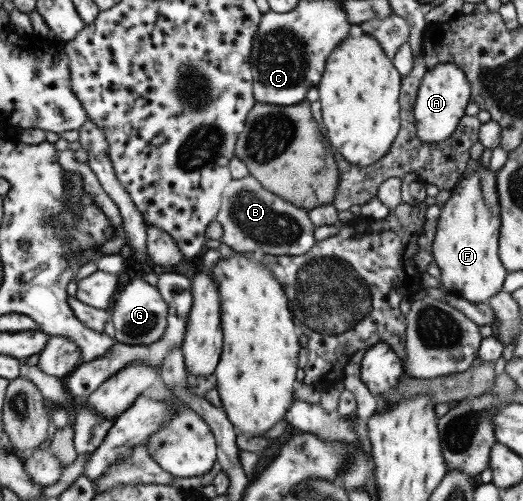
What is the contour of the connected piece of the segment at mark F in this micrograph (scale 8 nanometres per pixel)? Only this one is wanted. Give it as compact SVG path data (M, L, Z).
M477 166L467 176L457 179L450 189L451 196L442 205L439 219L431 244L431 256L441 272L440 285L459 295L459 297L473 303L488 302L491 296L502 290L502 282L506 271L498 258L499 213L498 193L495 184L496 172L491 172L487 166Z

